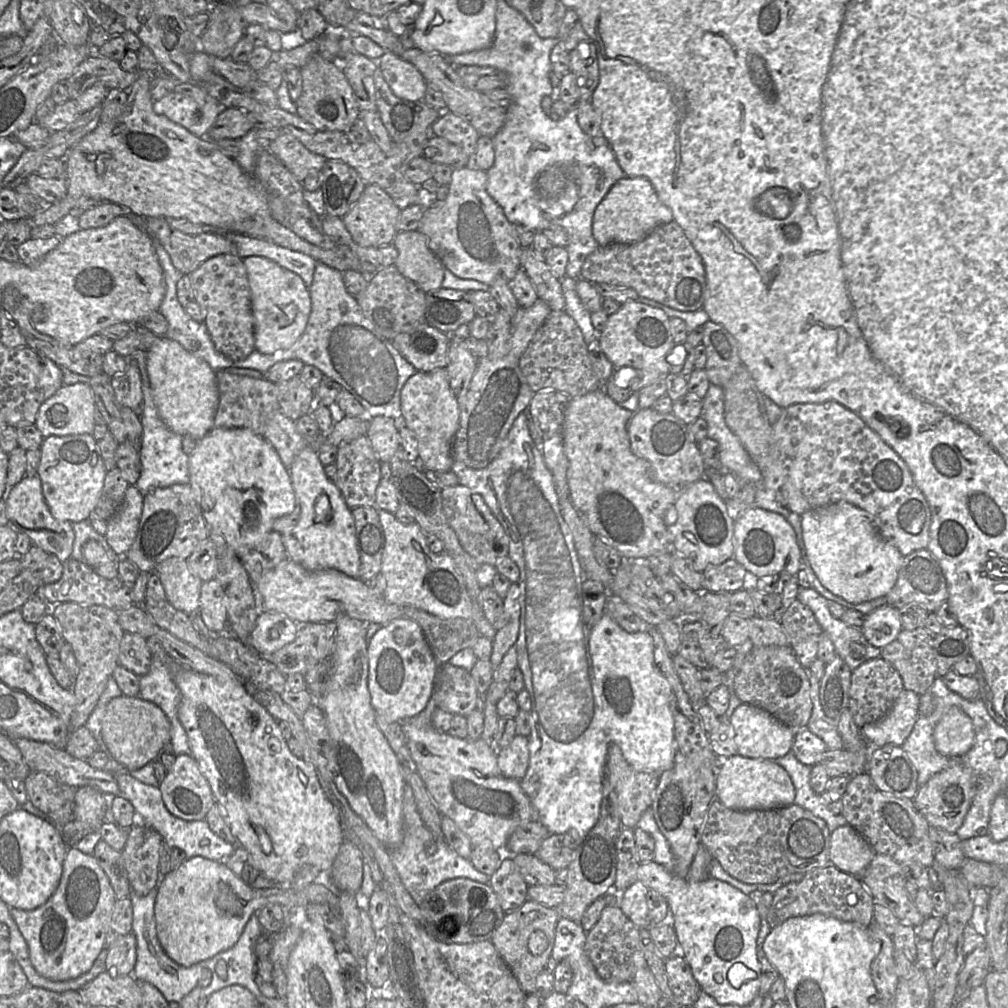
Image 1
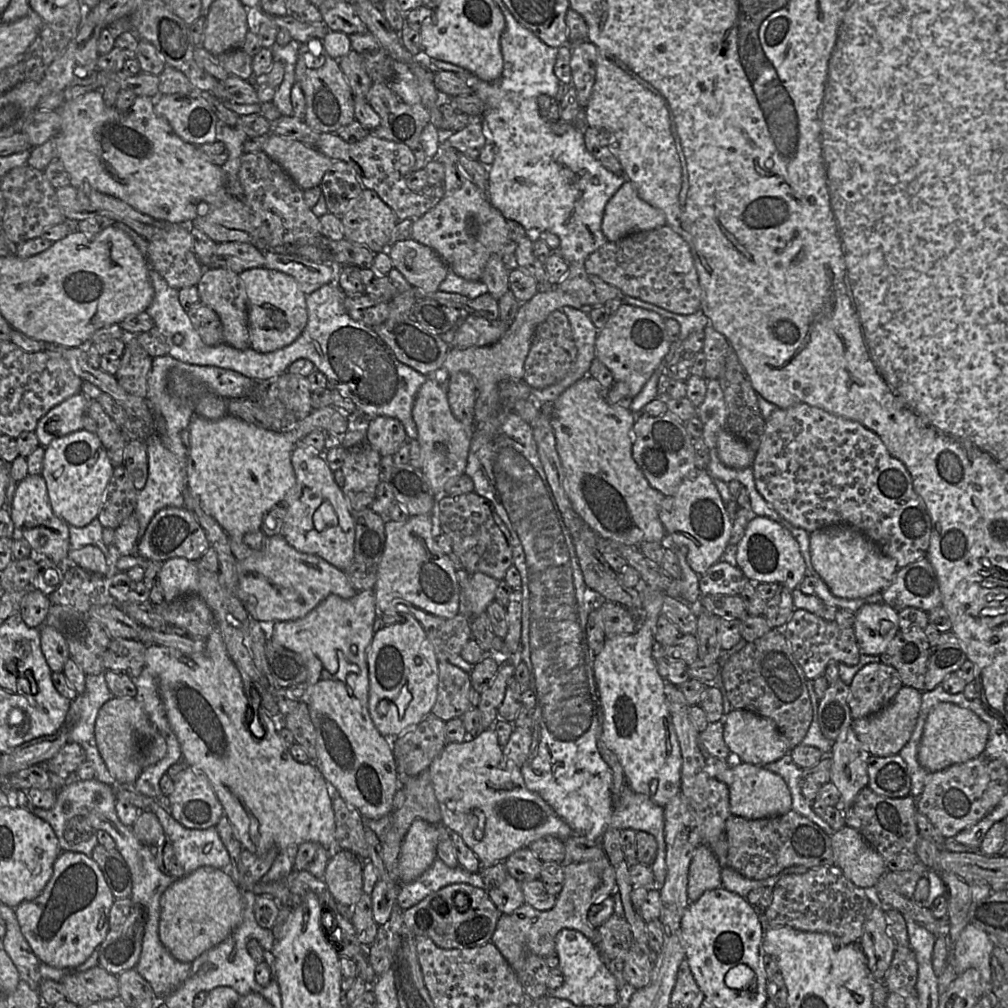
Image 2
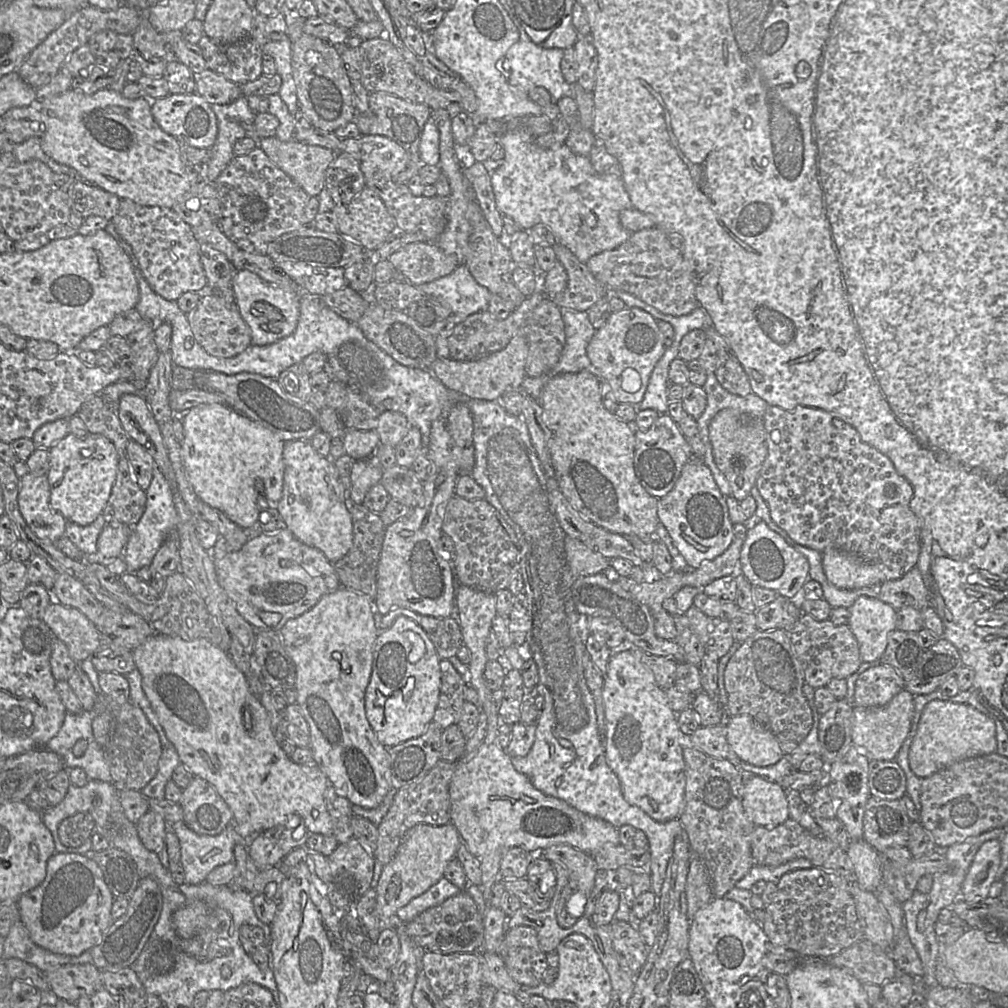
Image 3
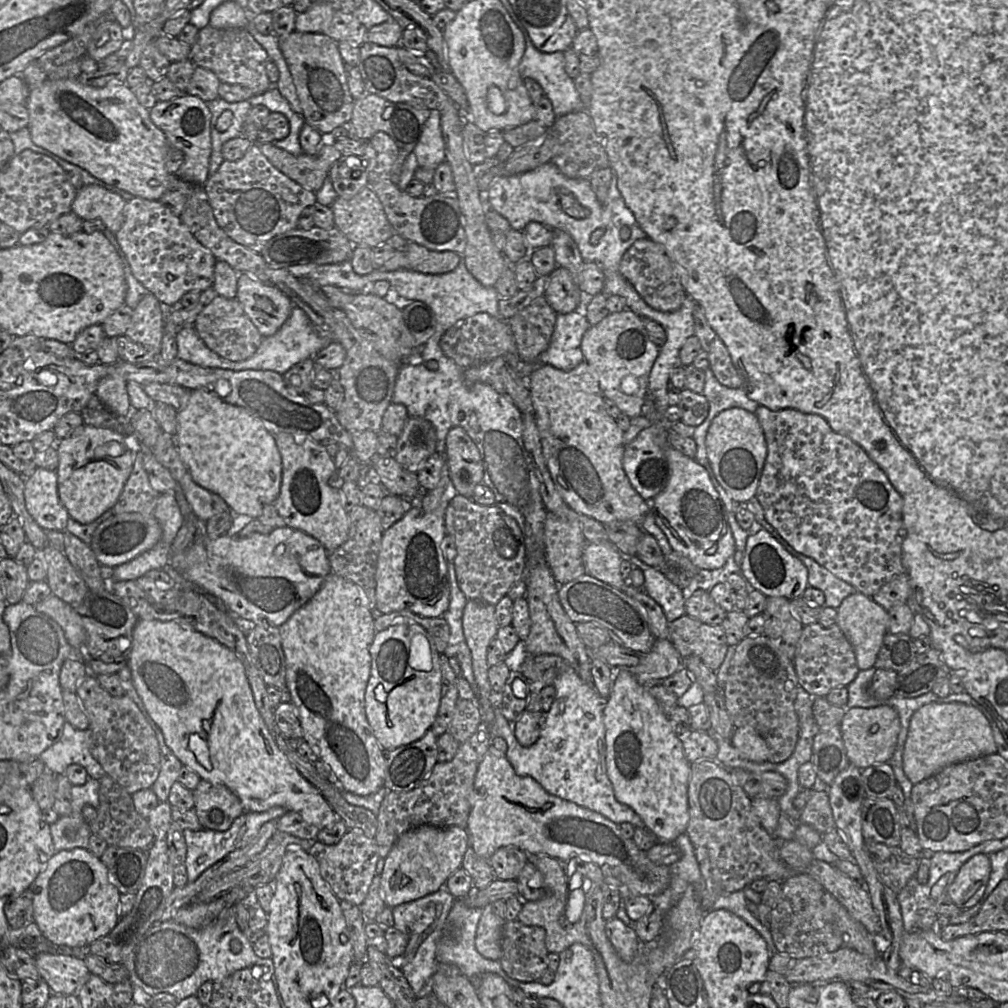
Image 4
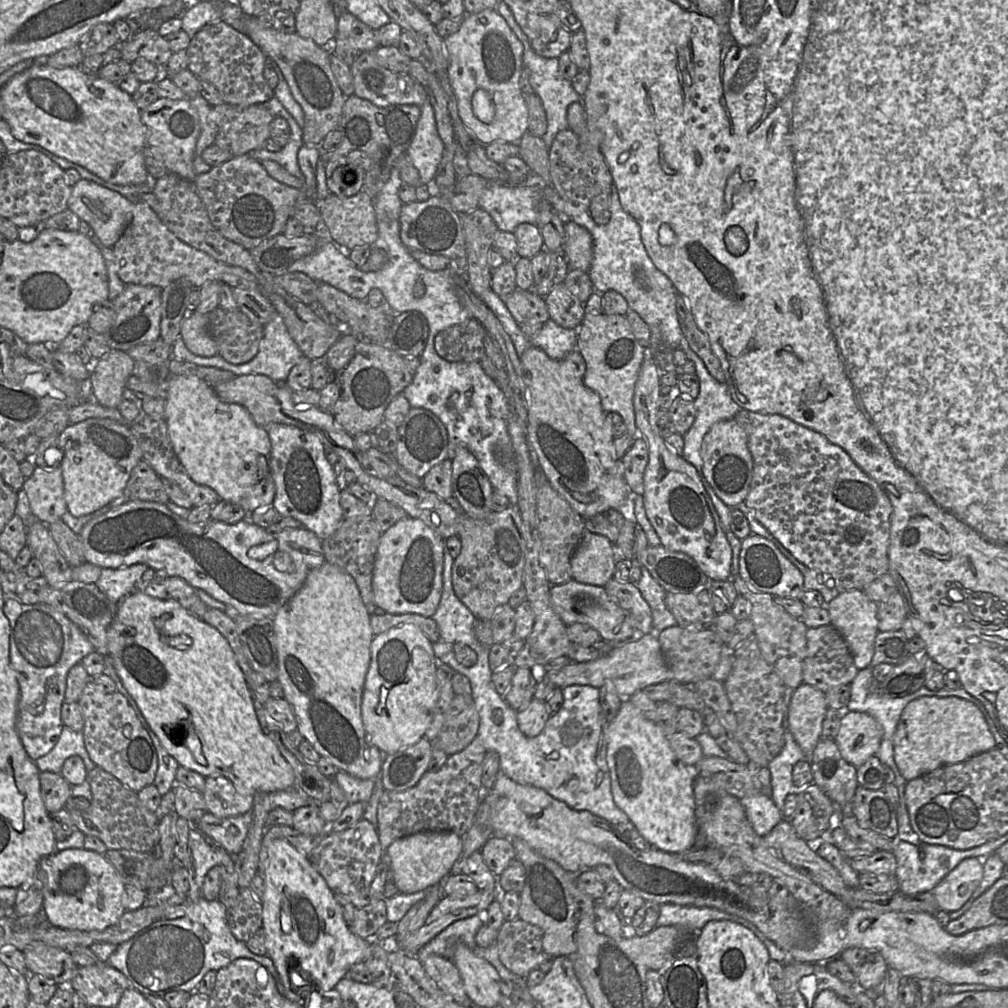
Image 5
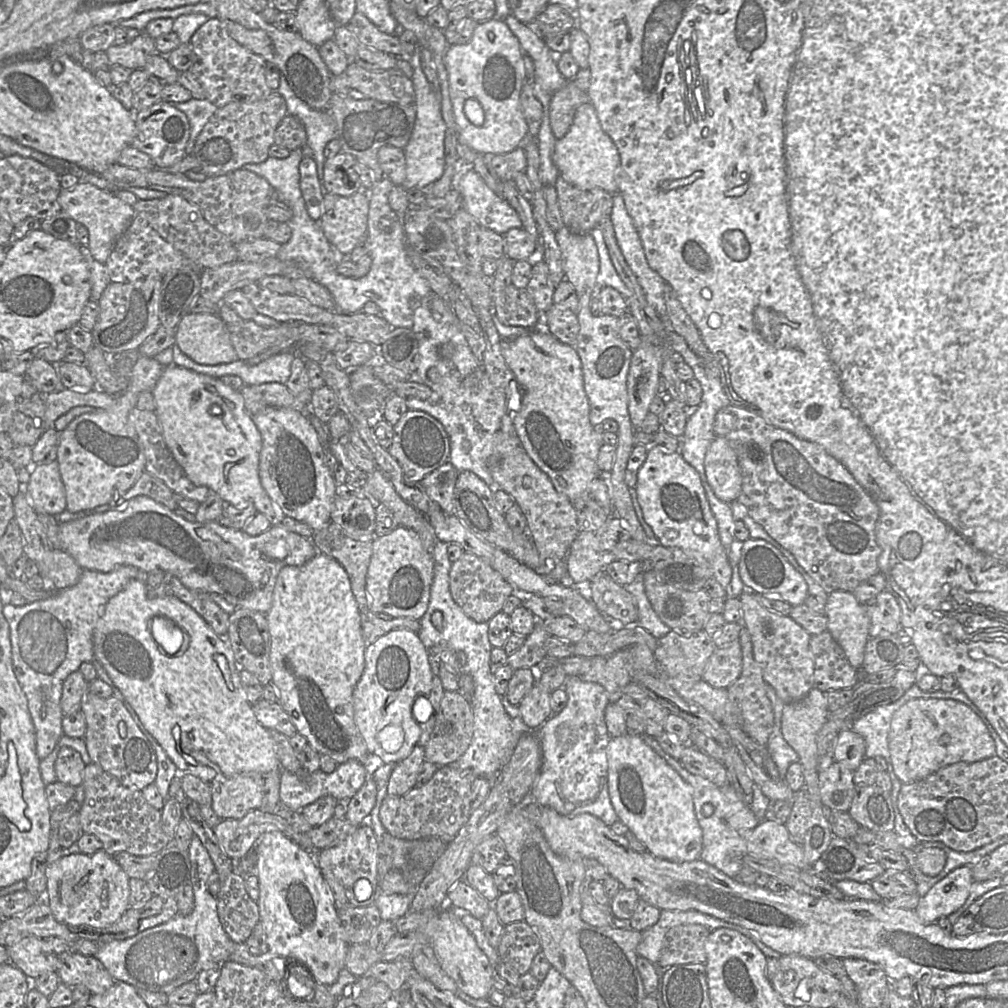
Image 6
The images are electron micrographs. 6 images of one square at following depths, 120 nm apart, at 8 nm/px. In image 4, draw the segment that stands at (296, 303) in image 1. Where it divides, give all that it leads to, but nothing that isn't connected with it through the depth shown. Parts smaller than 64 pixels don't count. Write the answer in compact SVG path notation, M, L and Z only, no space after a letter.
M247 273L238 275L236 300L263 337L274 335L294 306L277 287Z

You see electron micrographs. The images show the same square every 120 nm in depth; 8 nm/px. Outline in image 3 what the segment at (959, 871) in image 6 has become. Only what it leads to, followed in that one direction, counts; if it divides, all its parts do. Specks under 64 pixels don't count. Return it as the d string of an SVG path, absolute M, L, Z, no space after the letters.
M992 839L984 842L964 878L960 899L967 903L978 903L989 897L1000 864L1001 841Z

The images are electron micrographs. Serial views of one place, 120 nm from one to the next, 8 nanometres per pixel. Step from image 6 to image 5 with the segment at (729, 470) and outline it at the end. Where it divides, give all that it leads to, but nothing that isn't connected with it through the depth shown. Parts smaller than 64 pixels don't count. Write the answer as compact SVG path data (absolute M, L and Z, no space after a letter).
M733 418L716 422L703 438L701 456L703 475L716 495L731 508L745 505L753 477L753 459L743 428Z

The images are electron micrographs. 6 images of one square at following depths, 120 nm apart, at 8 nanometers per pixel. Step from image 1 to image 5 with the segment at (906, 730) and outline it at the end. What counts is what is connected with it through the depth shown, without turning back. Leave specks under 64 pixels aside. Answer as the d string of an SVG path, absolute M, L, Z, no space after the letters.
M845 710L835 742L842 758L856 769L878 751L881 725L869 714Z

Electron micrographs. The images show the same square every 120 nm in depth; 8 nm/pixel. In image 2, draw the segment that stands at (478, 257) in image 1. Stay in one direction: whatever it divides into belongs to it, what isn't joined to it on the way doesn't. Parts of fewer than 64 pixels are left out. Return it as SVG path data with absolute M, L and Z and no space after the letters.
M444 139L437 159L445 168L445 197L415 220L411 238L432 248L451 271L469 281L481 280L485 266L493 254L507 261L510 271L518 268L514 263L517 243L510 237L507 219L469 178L459 162L457 149Z

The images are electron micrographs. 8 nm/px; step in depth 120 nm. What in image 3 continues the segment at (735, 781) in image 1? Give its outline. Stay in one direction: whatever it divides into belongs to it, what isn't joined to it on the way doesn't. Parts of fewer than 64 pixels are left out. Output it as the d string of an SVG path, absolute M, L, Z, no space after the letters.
M742 772L742 805L755 826L772 829L789 818L786 790L751 772Z

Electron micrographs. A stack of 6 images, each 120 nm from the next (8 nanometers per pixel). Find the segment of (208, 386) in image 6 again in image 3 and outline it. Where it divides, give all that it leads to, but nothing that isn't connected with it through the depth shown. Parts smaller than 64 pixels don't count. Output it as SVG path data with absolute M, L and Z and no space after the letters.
M219 403L201 404L191 408L182 416L181 421L184 429L180 448L182 463L189 483L202 502L220 510L243 529L258 523L260 514L264 511L258 504L260 496L266 499L268 508L278 507L283 496L285 442L274 432L229 405Z

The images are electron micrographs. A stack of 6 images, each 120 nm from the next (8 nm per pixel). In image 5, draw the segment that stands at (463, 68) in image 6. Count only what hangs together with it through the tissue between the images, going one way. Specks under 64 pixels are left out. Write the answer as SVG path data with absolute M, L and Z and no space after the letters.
M486 9L476 14L465 14L459 30L444 39L448 58L448 77L457 98L458 114L476 141L483 145L502 140L518 143L528 132L528 108L521 92L519 79L523 69L523 45L505 19L496 9Z

